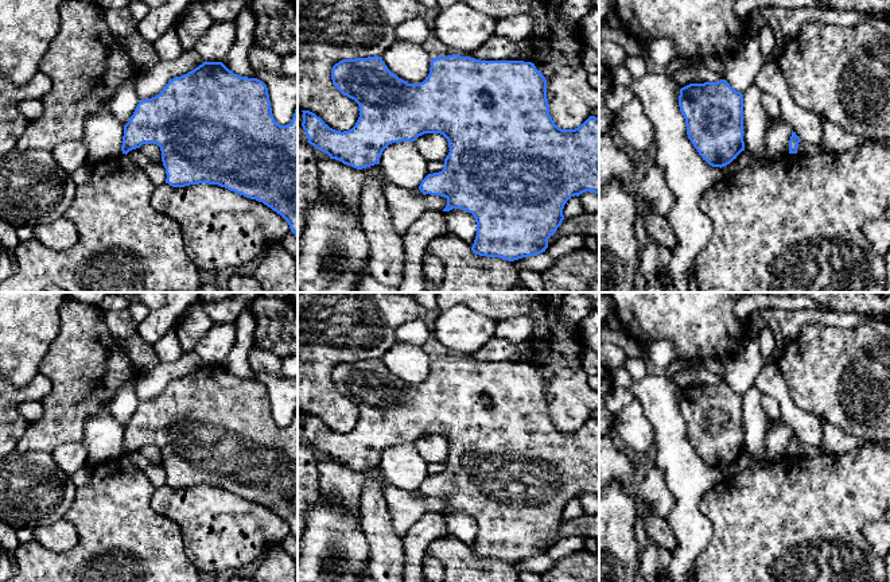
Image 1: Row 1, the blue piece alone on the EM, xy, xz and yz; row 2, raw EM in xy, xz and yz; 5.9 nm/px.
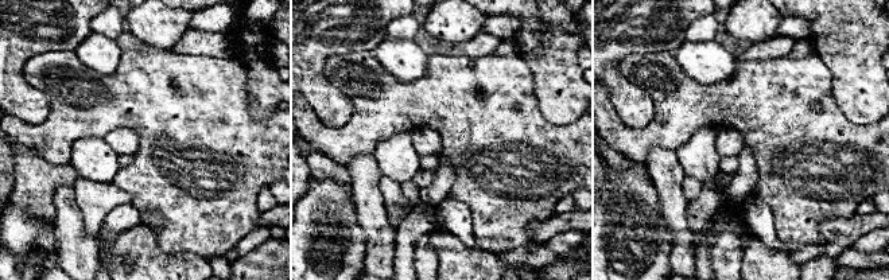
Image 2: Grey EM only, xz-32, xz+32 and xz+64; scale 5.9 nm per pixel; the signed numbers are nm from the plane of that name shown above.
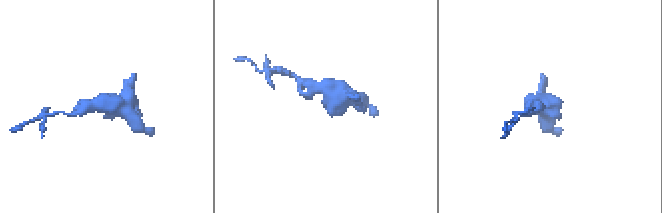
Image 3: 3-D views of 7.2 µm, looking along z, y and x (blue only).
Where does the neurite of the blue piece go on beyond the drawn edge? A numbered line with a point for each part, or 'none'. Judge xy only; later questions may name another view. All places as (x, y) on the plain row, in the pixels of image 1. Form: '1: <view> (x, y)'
none

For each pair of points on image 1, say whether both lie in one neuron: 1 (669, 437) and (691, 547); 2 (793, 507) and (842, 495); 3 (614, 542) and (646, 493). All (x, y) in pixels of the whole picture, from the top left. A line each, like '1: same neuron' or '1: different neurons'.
1: same neuron
2: same neuron
3: different neurons

